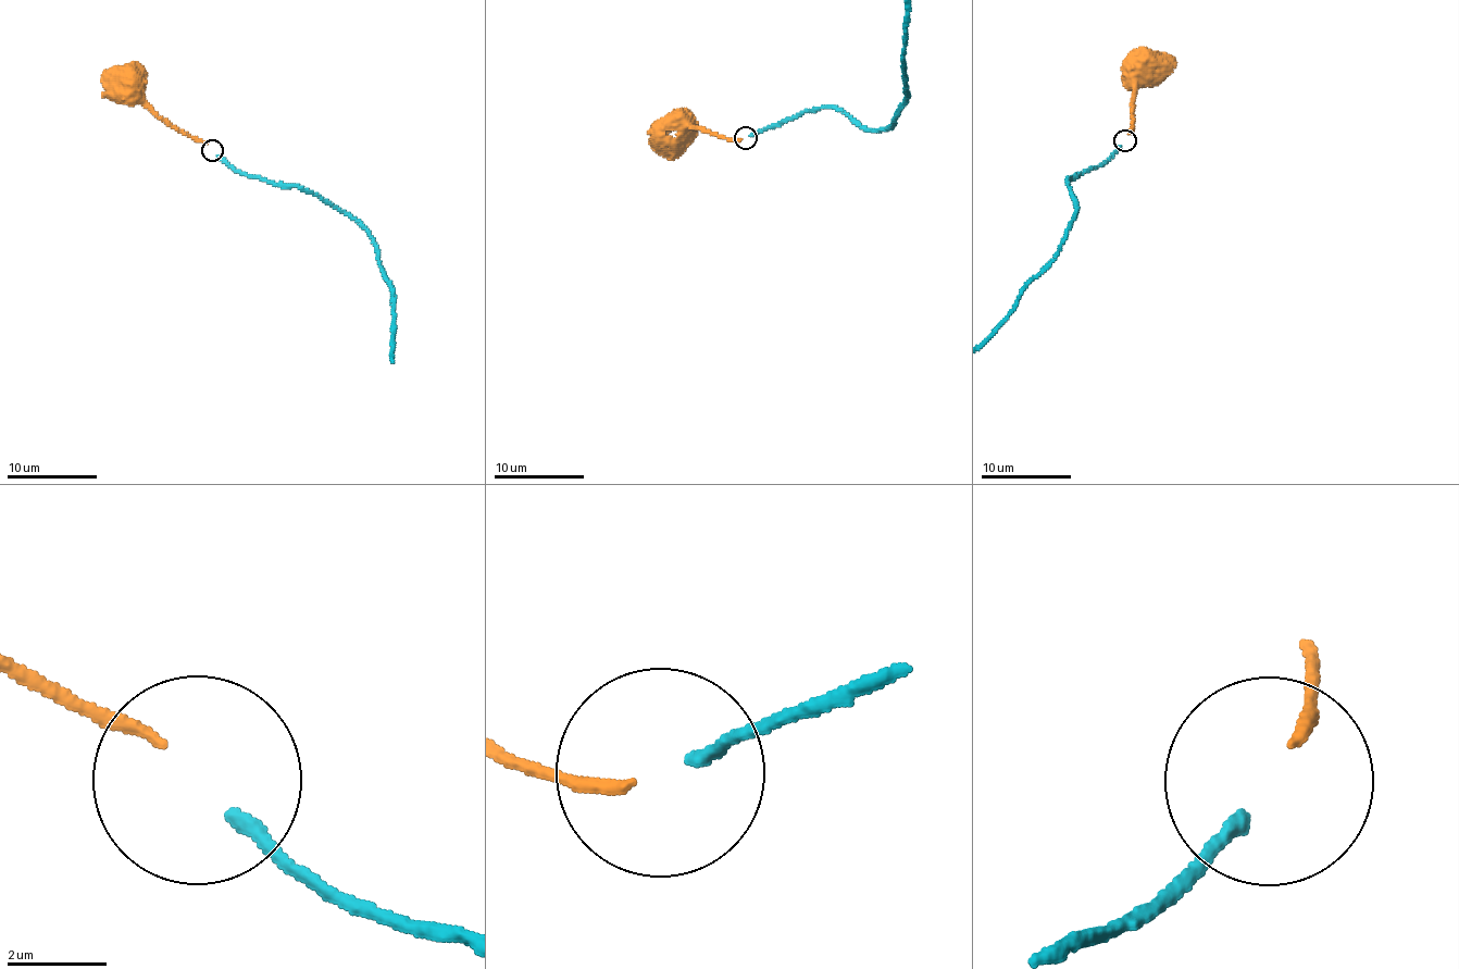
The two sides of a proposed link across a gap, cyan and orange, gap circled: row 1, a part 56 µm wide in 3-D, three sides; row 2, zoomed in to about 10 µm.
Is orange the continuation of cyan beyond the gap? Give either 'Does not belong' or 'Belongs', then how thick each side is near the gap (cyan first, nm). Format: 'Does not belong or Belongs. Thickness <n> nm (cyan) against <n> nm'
Belongs. Thickness 280 nm (cyan) against 220 nm

